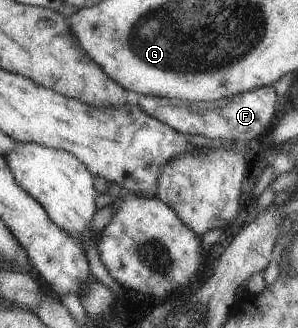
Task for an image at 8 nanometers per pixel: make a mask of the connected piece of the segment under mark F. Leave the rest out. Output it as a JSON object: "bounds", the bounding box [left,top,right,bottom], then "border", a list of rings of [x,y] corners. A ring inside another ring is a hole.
{"bounds":[137,86,278,145],"border":[[[272,86],[255,88],[222,101],[204,103],[142,94],[138,94],[137,97],[137,106],[141,107],[146,115],[157,119],[160,123],[165,123],[181,134],[188,133],[188,135],[202,135],[209,139],[224,139],[240,145],[245,145],[251,139],[262,137],[262,133],[266,129],[270,129],[276,105],[278,105],[278,97]]]}

